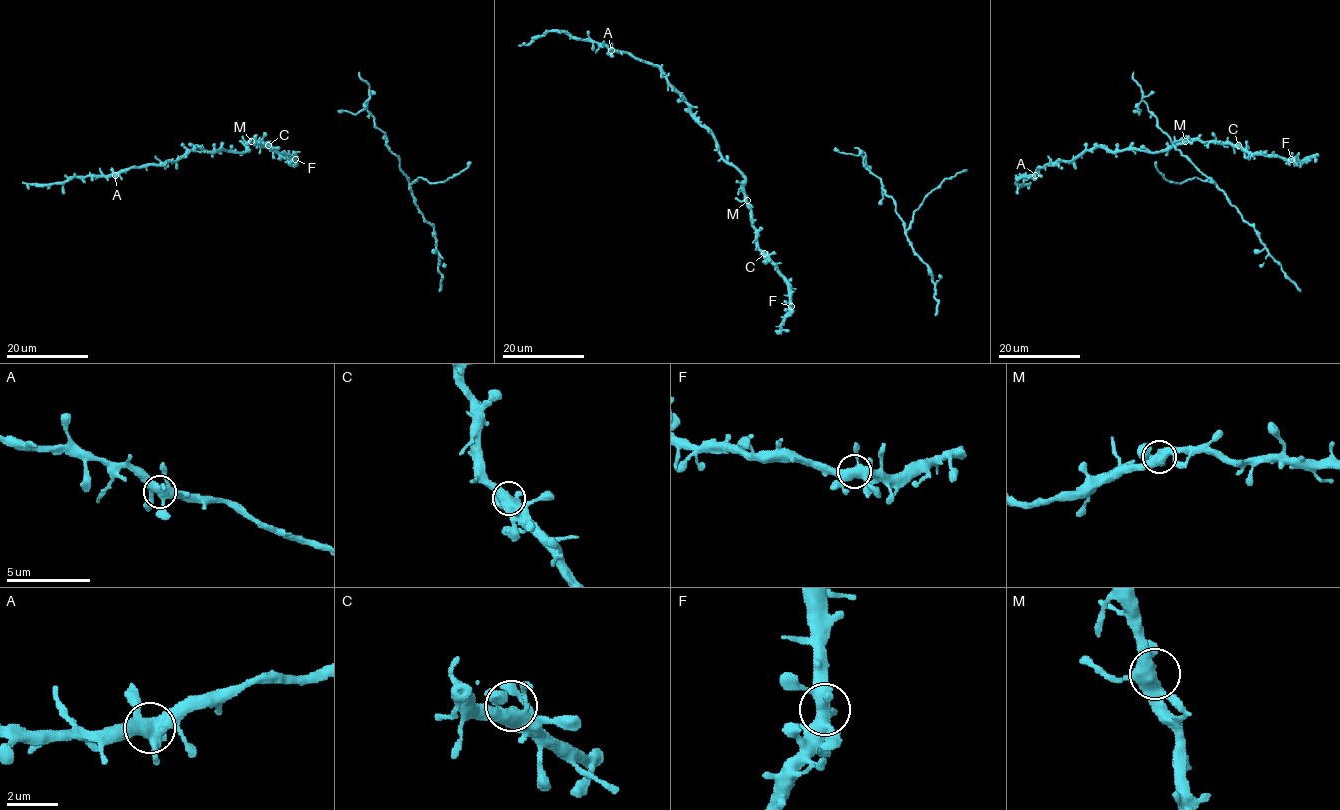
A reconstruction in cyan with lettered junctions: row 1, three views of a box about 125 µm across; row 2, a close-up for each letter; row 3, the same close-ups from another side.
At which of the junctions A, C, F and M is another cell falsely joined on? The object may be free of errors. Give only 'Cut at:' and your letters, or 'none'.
Cut at: none

